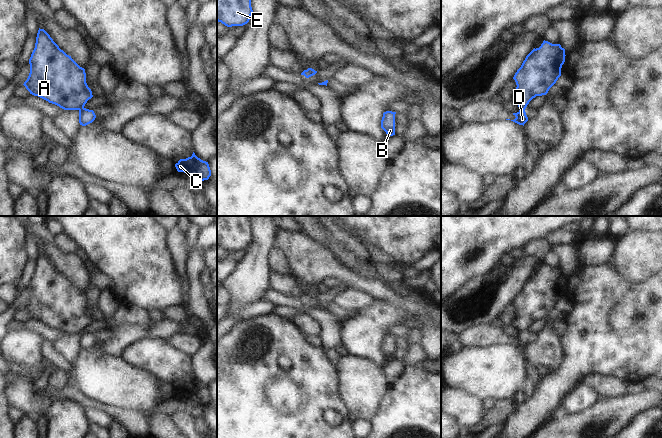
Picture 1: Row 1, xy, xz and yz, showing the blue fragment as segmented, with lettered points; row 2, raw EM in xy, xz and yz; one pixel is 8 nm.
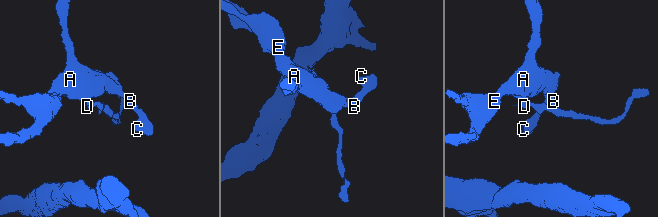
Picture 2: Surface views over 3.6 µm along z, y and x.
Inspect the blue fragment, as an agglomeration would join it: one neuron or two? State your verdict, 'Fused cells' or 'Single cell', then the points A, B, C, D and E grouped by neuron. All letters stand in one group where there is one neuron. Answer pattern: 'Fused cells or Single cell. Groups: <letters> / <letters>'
Fused cells. Groups: A B C E / D

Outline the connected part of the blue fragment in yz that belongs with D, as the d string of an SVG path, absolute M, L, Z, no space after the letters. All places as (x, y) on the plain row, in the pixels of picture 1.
M519 334L517 337L513 337L513 339L516 341L514 344L511 344L519 349L523 349L528 345L528 341L526 339L525 335Z

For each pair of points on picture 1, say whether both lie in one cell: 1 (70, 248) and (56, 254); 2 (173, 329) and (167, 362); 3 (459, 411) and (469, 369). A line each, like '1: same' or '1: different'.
1: different
2: different
3: different

